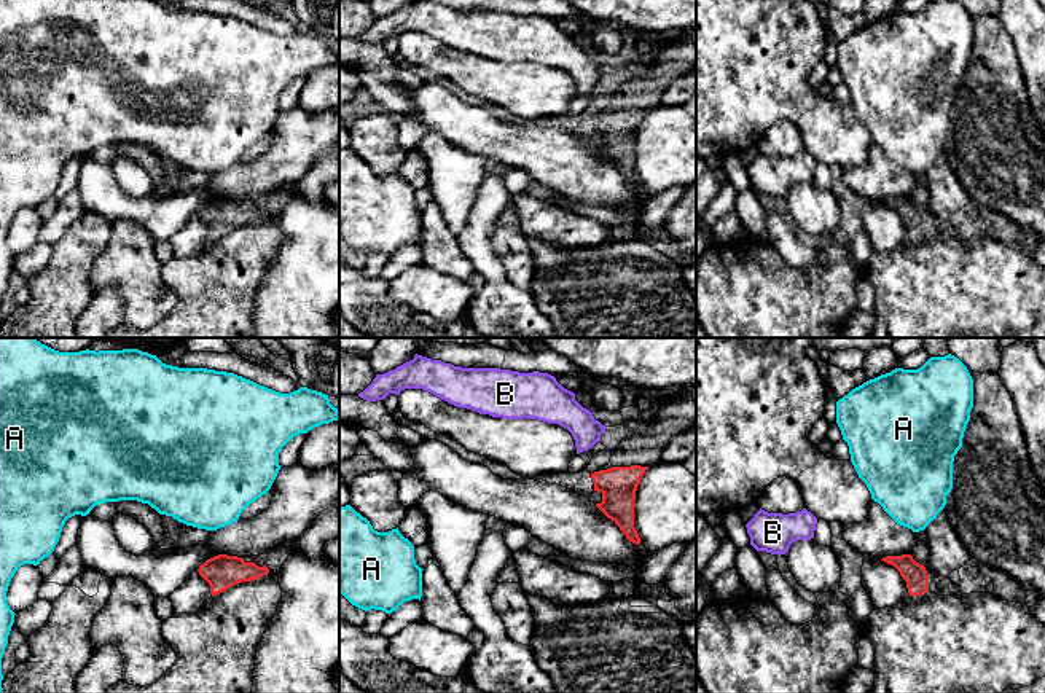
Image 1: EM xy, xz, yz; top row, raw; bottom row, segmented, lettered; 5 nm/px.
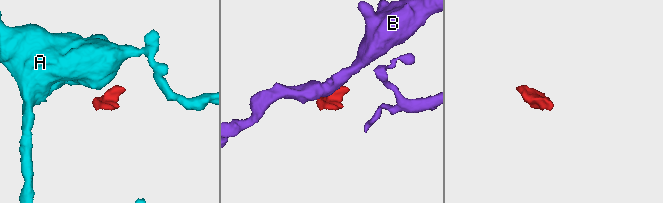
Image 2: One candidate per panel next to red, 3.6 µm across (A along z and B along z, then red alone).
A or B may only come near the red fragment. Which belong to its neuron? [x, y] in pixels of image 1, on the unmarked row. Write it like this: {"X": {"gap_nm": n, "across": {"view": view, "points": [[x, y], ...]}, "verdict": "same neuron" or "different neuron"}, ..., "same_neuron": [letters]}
{"A": {"gap_nm": 120, "across": {"view": "yz", "points": [[910, 198], [913, 174]]}, "verdict": "different neuron"}, "B": {"gap_nm": 120, "across": {"view": "xz", "points": [[594, 115], [587, 93]]}, "verdict": "different neuron"}, "same_neuron": []}

